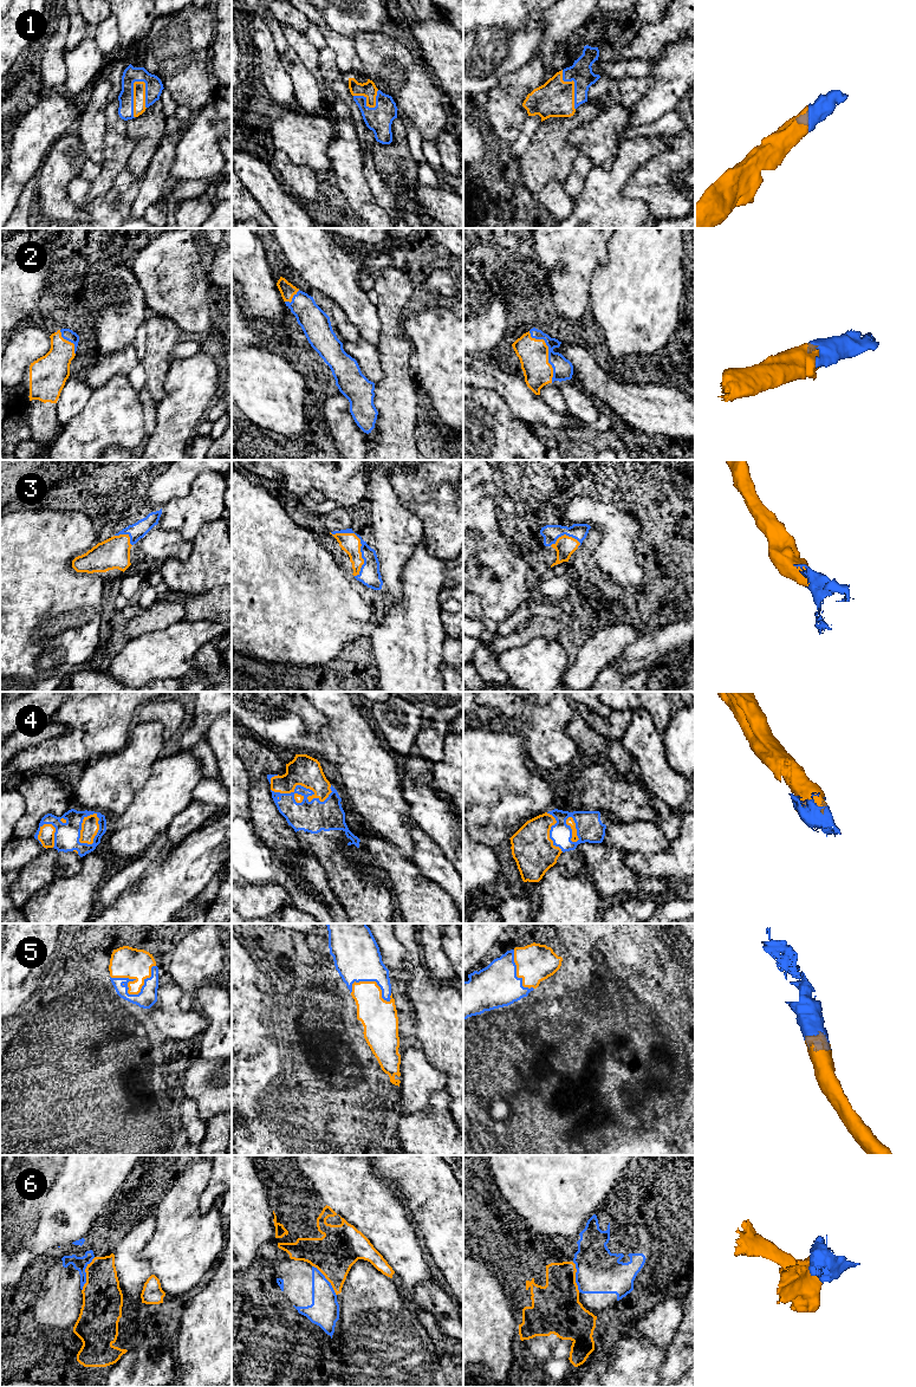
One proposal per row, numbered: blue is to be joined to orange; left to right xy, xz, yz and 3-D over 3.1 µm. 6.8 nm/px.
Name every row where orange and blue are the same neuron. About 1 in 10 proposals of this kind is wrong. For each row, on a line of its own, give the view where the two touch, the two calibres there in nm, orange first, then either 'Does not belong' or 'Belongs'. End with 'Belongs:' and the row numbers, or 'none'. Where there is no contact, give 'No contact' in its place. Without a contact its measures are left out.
1: Touches orange in xy. Thickness 80 nm (orange) against 120 nm. Belongs
2: Touches orange in yz. Thickness 200 nm (orange) against 140 nm. Belongs
3: Touches orange in xz. Thickness 140 nm (orange) against 140 nm. Belongs
4: Touches orange in xz. Thickness 200 nm (orange) against 220 nm. Belongs
5: Touches orange in xy. Thickness 220 nm (orange) against 130 nm. Belongs
6: Touches orange in xy. Thickness 280 nm (orange) against 100 nm. Does not belong
Belongs: 1, 2, 3, 4, 5

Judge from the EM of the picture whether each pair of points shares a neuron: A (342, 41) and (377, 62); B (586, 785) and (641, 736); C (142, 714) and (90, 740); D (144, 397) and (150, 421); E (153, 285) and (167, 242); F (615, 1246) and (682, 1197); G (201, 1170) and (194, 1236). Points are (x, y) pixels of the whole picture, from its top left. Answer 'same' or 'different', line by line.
A: different
B: different
C: different
D: same
E: same
F: same
G: same

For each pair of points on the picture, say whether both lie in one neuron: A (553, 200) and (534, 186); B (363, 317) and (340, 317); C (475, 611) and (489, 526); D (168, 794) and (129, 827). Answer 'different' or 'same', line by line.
A: different
B: different
C: different
D: same

